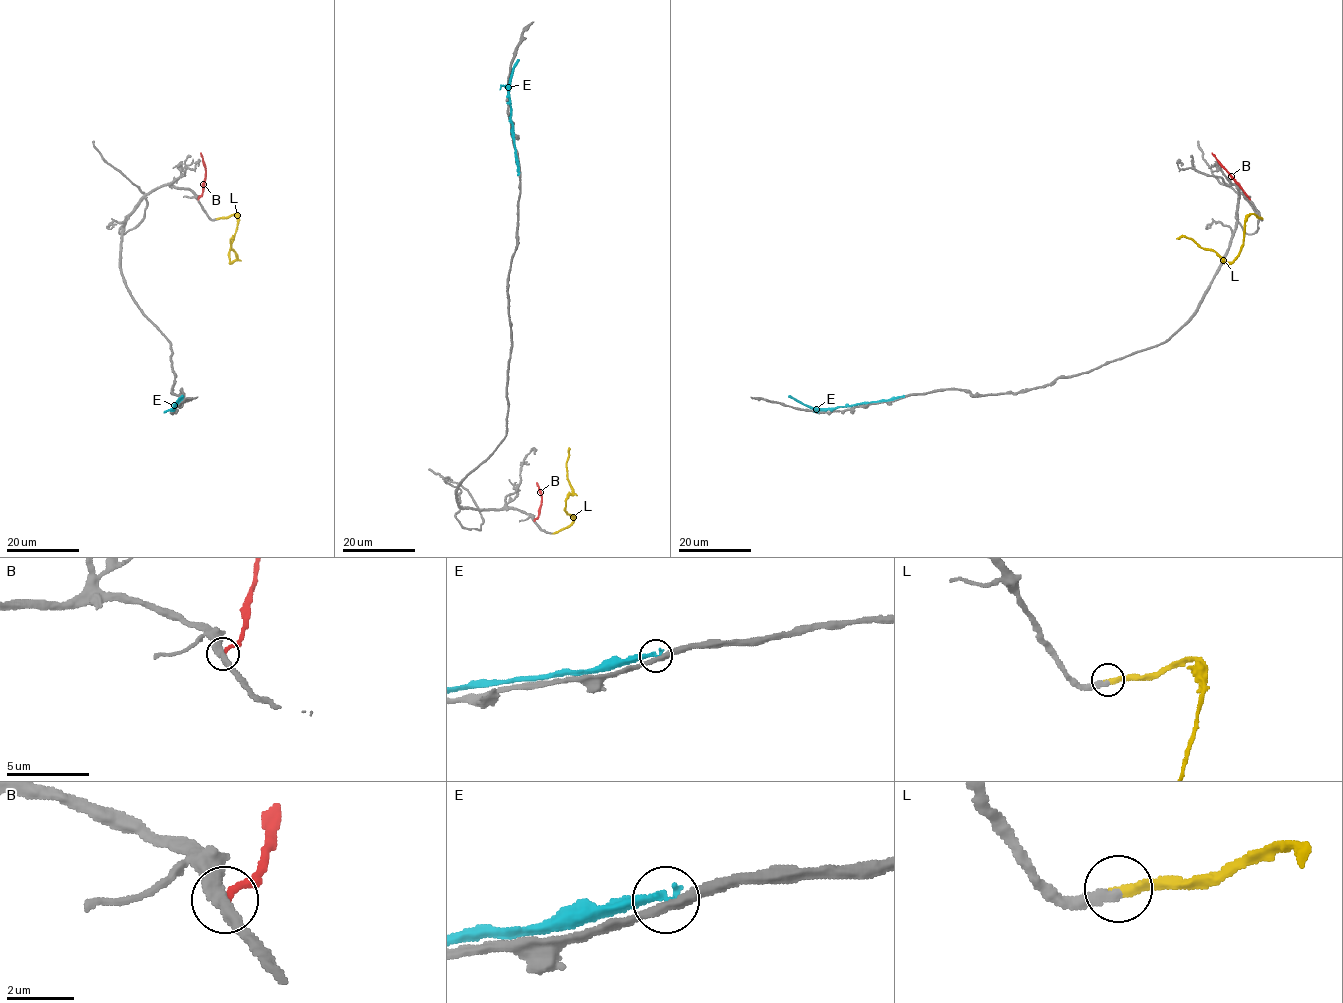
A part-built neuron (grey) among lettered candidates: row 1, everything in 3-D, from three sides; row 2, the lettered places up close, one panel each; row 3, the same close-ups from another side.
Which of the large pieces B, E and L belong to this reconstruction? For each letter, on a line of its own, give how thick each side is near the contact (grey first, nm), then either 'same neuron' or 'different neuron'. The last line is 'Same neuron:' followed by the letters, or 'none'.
B: calibres 400 and 240 nm; different neuron
E: calibres 320 and 300 nm; different neuron
L: calibres 320 and 280 nm; same neuron
Same neuron: L

